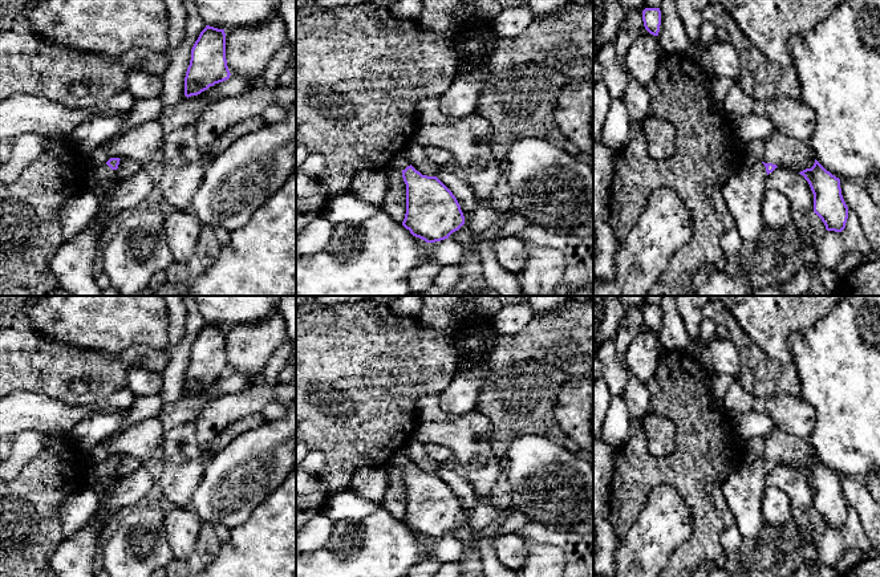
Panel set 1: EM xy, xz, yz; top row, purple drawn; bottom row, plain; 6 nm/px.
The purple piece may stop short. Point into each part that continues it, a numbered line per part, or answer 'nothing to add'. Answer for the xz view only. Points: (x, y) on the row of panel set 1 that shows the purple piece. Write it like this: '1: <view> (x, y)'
1: xz (400, 163)

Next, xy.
1: xy (105, 175)

